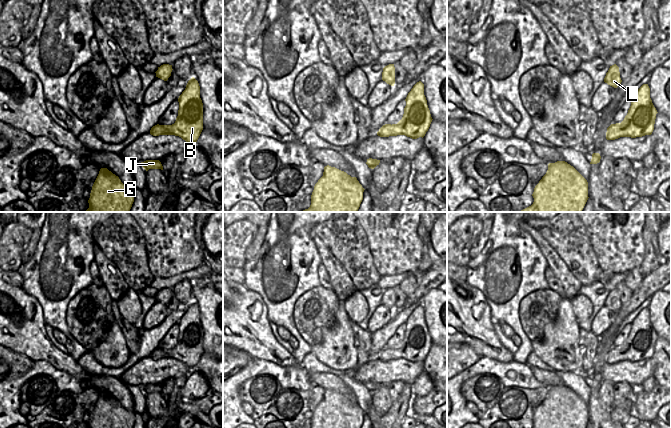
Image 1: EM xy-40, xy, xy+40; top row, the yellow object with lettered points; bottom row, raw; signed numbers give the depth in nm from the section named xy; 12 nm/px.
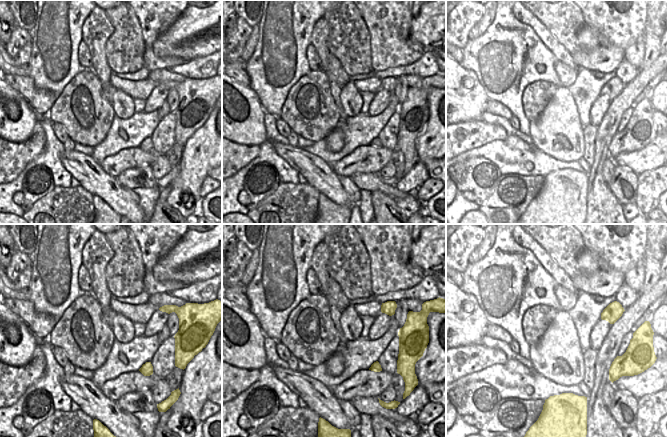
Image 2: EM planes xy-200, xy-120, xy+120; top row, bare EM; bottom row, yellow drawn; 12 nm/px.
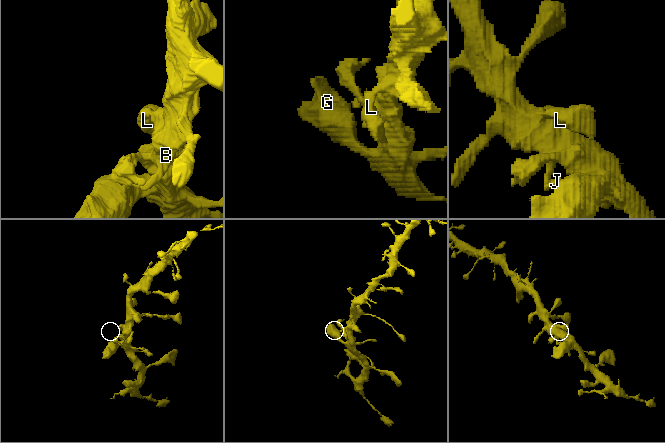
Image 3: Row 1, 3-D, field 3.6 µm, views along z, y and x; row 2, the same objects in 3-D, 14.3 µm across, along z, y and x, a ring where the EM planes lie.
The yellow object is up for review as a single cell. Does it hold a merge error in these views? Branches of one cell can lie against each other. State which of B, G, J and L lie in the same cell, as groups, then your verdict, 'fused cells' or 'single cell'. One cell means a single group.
groups B G J L; single cell

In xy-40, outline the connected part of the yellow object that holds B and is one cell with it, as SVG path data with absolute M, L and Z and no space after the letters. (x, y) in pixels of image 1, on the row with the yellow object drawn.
M192 77L185 90L178 98L179 110L176 121L172 125L155 125L150 134L175 135L181 137L191 146L196 142L203 130L203 103L200 98L200 86L198 81Z

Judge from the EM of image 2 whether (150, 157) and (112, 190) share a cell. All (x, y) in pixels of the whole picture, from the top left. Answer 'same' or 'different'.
different

